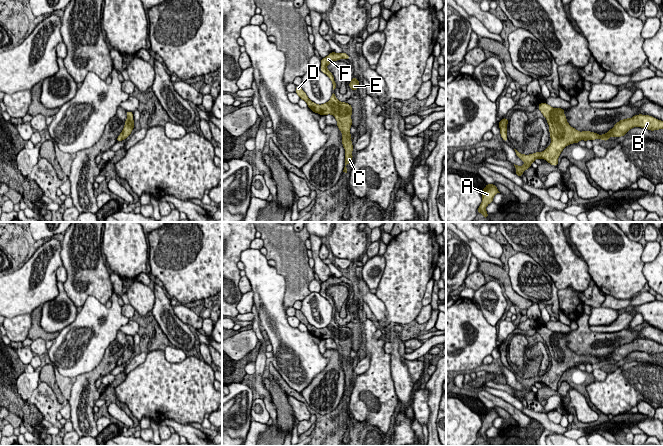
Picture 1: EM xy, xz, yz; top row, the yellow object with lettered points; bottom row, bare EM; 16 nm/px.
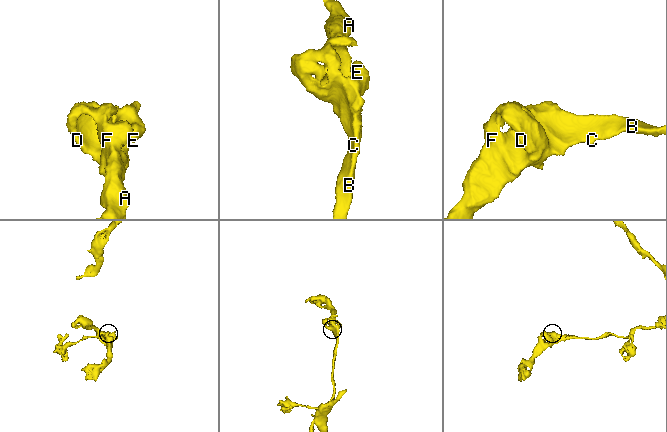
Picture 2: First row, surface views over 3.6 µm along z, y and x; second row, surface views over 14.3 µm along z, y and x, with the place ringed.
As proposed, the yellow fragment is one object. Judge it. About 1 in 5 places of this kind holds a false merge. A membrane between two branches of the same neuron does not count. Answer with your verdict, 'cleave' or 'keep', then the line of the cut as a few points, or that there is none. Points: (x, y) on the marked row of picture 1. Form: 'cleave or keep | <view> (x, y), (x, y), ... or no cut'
keep | no cut

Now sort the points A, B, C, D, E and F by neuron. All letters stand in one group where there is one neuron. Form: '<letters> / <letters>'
A B C D E F

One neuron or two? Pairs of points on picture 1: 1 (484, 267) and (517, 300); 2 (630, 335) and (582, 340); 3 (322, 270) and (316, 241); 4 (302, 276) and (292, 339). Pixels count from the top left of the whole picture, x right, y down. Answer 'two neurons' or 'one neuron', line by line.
1: one neuron
2: one neuron
3: one neuron
4: two neurons

